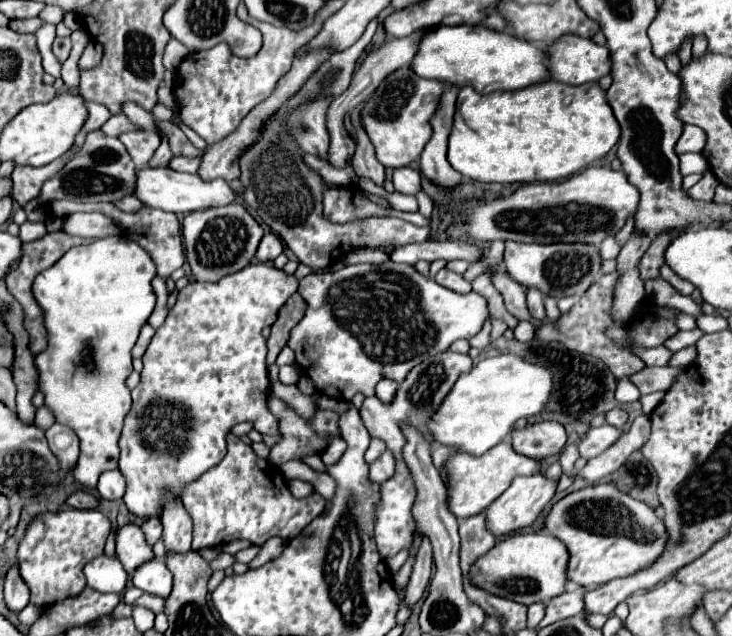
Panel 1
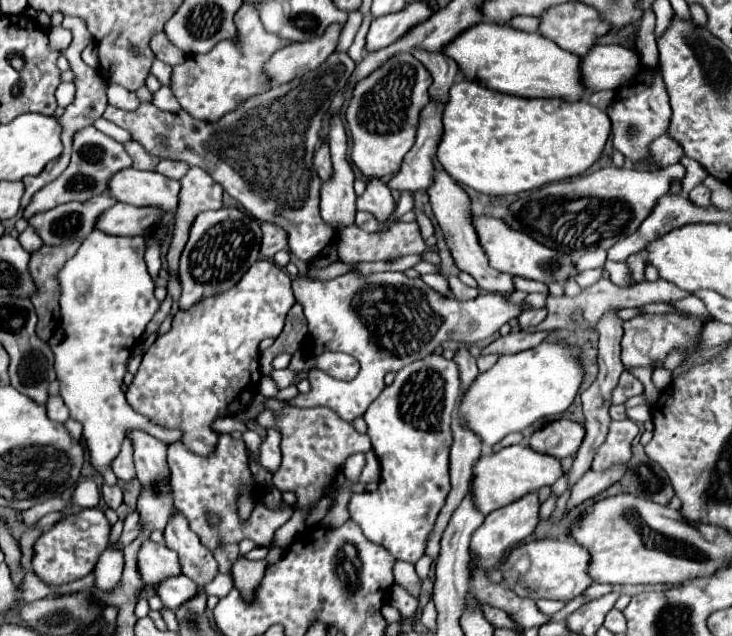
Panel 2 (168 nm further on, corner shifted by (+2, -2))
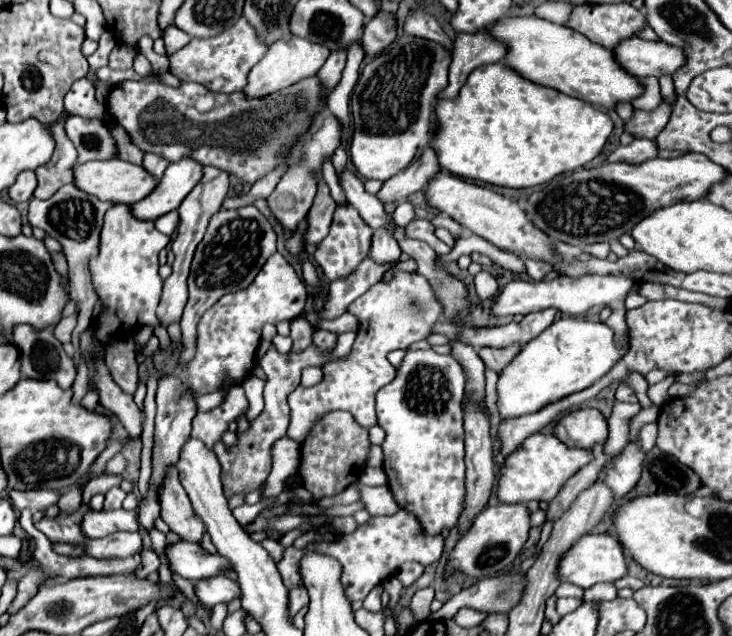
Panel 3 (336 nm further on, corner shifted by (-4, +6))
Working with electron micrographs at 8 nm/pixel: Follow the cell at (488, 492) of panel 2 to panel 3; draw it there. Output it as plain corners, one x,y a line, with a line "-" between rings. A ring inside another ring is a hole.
534,433
524,443
506,457
506,463
500,467
498,479
498,499
500,503
528,503
532,499
552,501
556,491
584,465
590,461
588,449
570,449
554,435

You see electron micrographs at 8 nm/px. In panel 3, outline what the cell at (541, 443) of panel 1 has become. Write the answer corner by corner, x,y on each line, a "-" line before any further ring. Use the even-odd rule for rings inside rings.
576,409
568,411
554,427
554,435
568,447
588,449
592,443
606,439
608,425
598,409

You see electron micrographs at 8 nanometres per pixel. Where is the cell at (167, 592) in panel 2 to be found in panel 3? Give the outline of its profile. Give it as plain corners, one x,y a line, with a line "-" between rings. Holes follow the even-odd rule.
220,575
220,577
206,577
206,579
196,581
194,593
202,605
214,607
220,601
228,603
234,597
240,597
240,587
238,583

